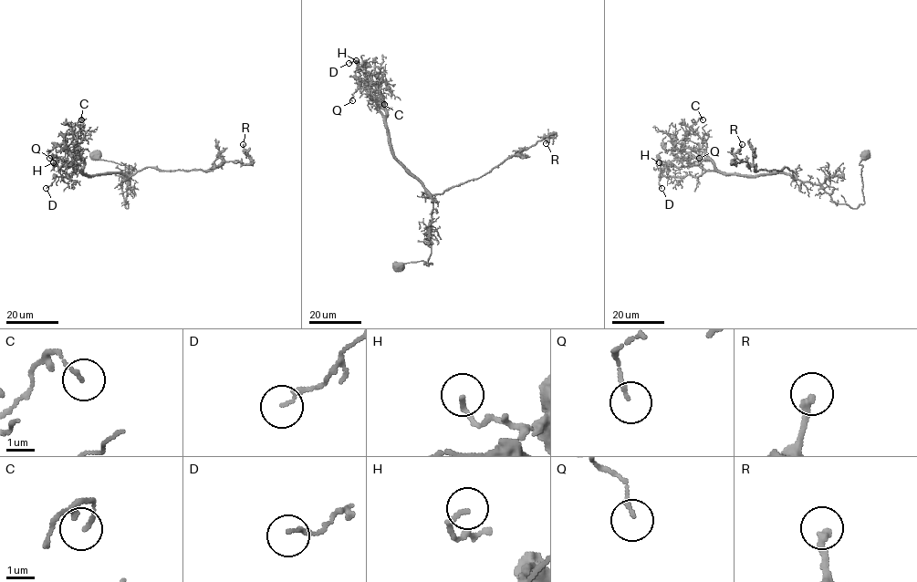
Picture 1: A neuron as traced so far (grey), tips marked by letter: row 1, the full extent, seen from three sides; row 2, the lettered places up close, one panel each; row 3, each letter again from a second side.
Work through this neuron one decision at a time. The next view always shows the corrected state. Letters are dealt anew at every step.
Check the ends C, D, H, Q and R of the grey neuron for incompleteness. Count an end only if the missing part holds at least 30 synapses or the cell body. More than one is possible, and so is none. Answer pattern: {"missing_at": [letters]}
{"missing_at": []}

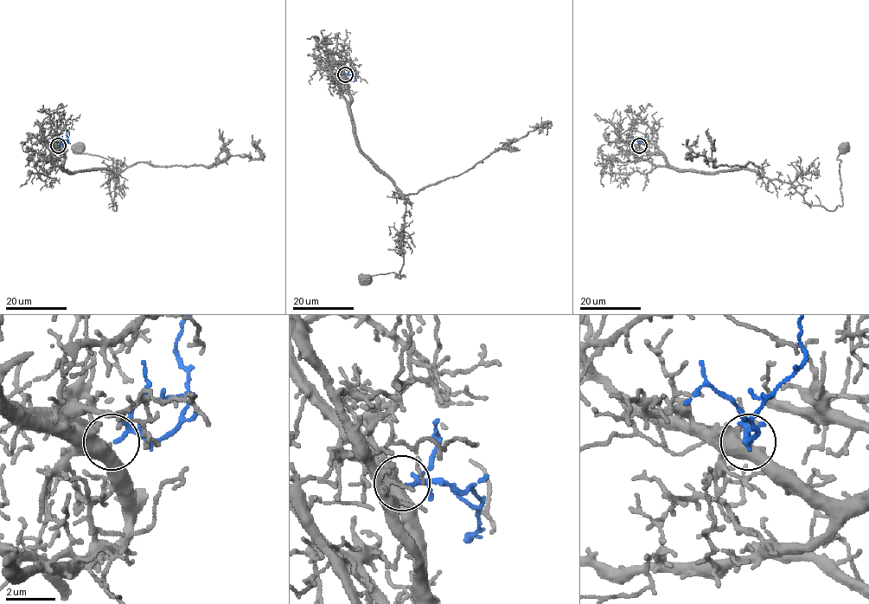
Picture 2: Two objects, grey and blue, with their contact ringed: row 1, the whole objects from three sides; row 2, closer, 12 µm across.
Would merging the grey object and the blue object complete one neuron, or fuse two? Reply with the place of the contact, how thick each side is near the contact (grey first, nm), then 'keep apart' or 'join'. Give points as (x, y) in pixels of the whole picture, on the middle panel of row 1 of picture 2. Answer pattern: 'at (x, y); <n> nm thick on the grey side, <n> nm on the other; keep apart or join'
at (345, 74); 440 nm thick on the grey side, 110 nm on the other; join

